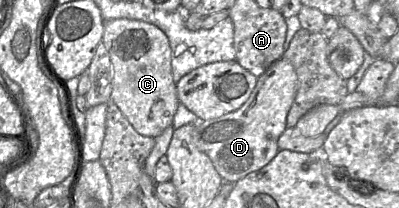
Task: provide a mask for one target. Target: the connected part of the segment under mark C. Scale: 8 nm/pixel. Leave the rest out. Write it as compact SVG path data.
M133 19L104 21L102 43L112 63L113 102L141 135L156 138L173 125L179 105L177 83L173 80L168 37L156 25Z

